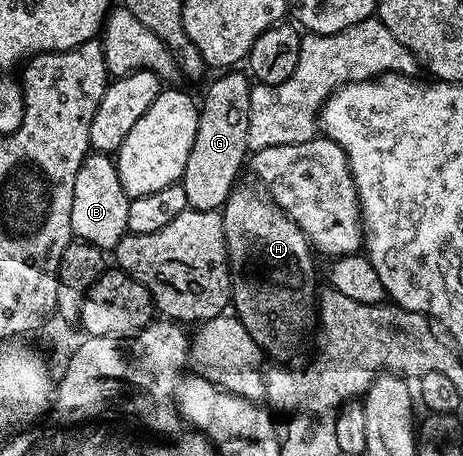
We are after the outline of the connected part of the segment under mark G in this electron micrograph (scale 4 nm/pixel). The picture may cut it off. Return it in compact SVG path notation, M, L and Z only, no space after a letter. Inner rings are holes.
M230 68L222 74L210 87L206 90L206 95L200 98L200 105L198 108L198 123L196 124L196 140L192 140L192 152L188 152L188 164L184 164L184 172L182 173L182 187L184 188L184 196L188 196L188 207L191 210L216 210L221 211L222 206L228 200L228 196L234 191L235 186L239 183L240 178L238 178L238 173L241 172L242 166L247 165L248 162L248 151L250 150L250 145L248 144L248 108L250 107L250 88L252 85L251 79L247 77L245 73L241 74L241 69Z

